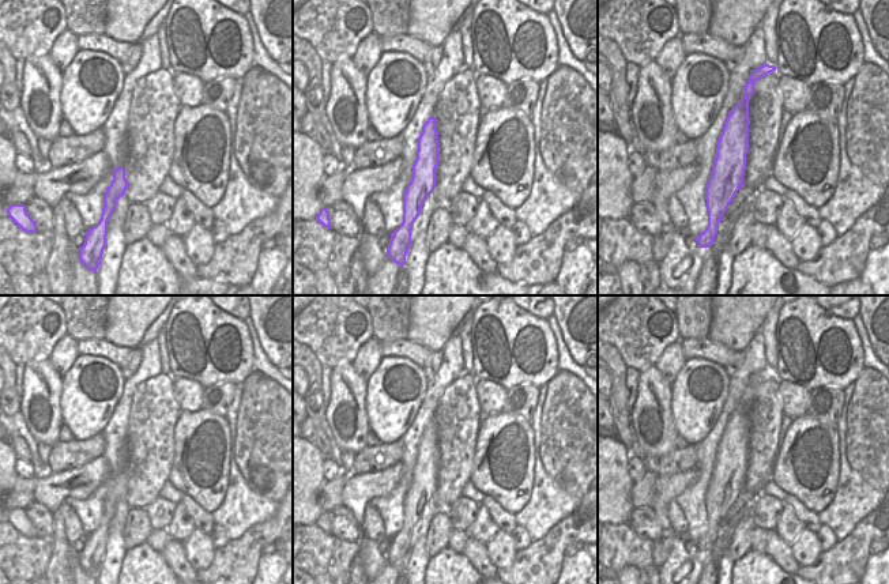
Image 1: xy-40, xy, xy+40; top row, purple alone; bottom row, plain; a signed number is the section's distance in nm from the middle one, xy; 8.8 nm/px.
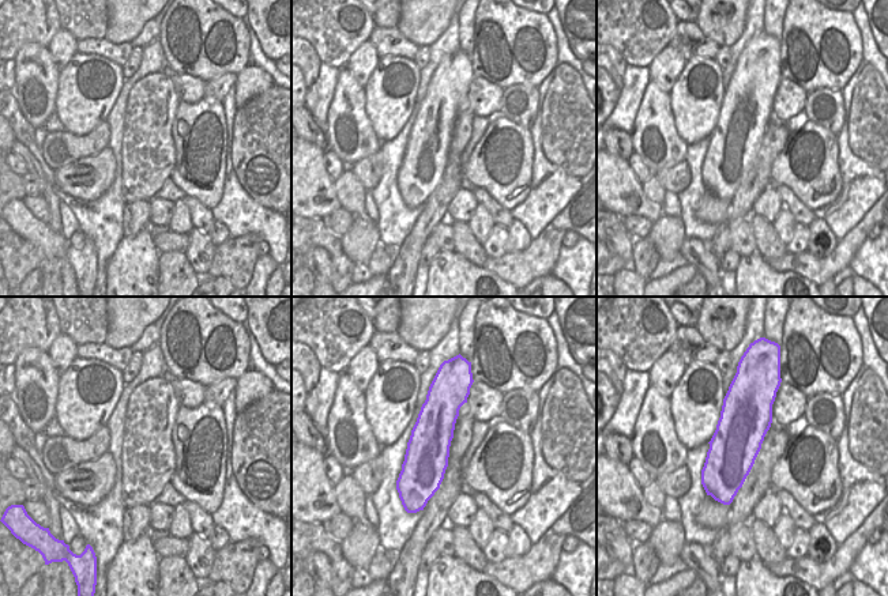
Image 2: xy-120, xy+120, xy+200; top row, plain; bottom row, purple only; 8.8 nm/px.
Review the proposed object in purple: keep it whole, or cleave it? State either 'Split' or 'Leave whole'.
Leave whole

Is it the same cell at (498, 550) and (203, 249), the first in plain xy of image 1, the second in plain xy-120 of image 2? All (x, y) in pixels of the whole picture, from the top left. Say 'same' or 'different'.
same

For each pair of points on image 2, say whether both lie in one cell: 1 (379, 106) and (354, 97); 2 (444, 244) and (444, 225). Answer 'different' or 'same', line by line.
1: different
2: same

